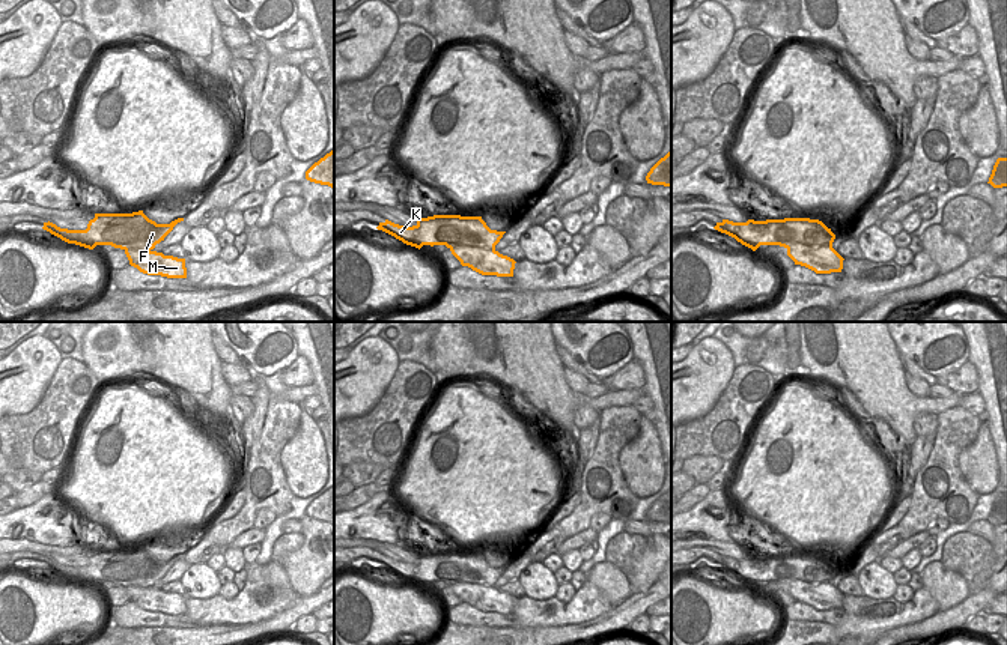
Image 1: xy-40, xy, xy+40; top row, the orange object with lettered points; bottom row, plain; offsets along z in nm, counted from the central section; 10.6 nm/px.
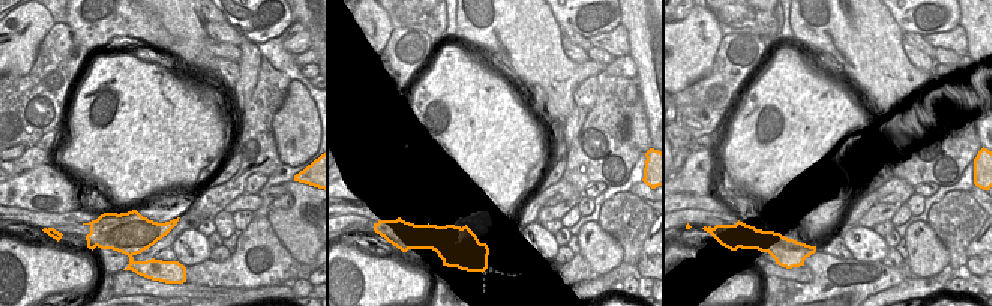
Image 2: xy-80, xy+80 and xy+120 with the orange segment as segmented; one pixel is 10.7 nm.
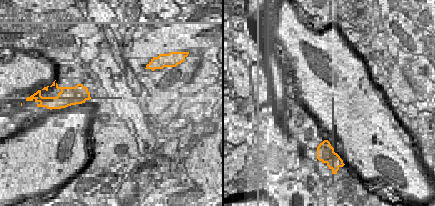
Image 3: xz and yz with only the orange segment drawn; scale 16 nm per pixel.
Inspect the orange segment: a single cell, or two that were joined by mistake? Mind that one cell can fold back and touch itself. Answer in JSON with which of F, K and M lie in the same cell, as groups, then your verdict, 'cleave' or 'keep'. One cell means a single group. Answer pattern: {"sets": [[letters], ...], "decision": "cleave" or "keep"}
{"sets": [["F", "K"], ["M"]], "decision": "cleave"}

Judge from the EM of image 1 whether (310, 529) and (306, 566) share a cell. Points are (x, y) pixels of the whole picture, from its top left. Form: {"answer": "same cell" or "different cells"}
{"answer": "same cell"}

